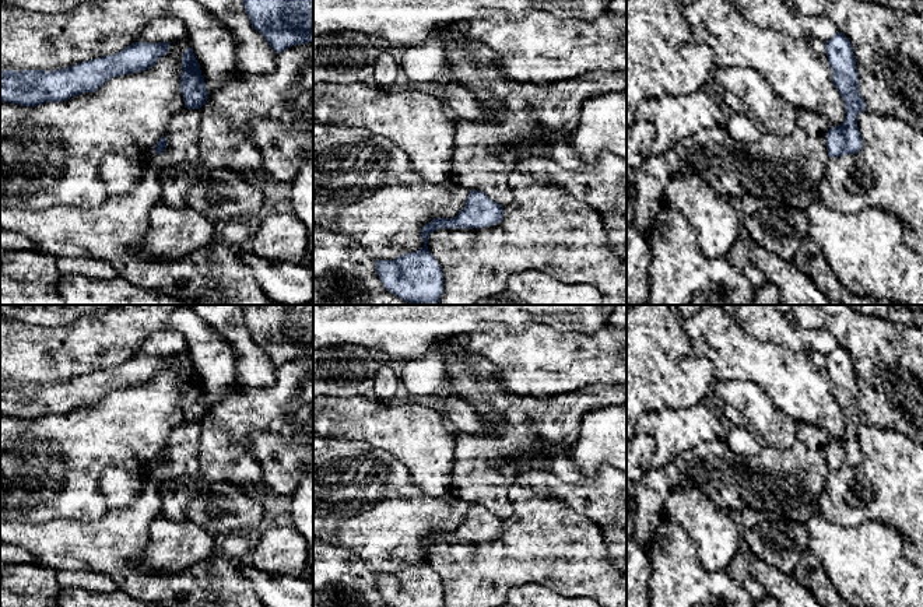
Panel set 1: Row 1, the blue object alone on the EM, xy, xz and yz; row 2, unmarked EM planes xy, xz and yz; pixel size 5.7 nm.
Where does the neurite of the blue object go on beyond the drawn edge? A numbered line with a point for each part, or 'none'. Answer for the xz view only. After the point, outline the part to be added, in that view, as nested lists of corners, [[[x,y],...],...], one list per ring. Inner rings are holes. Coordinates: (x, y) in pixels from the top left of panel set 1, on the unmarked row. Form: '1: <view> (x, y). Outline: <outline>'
none

